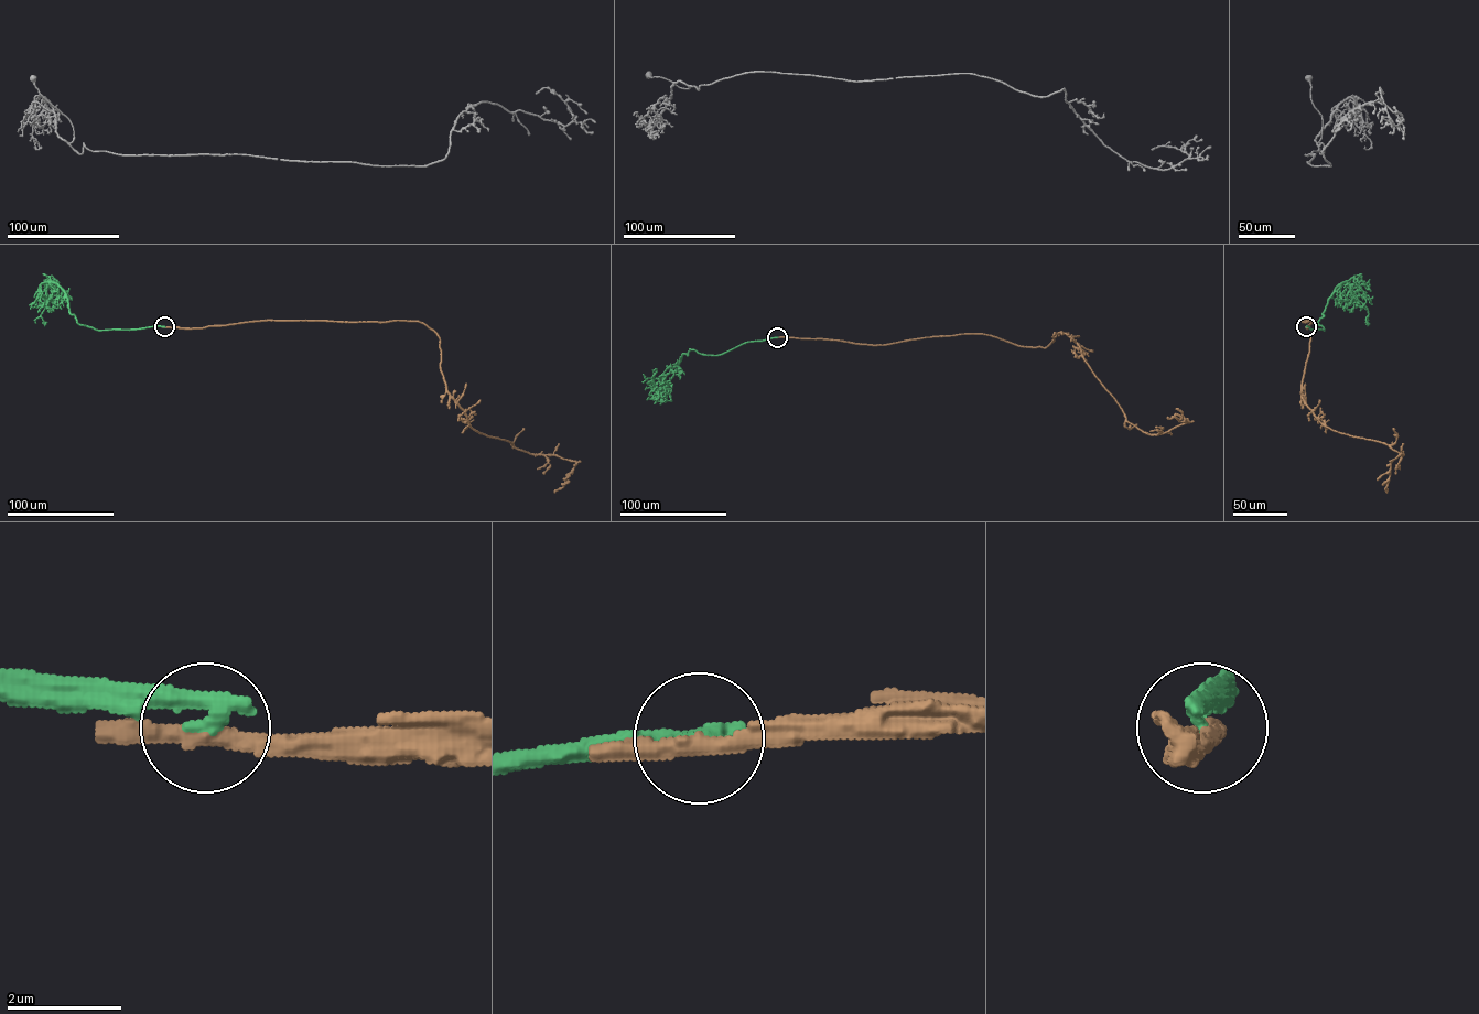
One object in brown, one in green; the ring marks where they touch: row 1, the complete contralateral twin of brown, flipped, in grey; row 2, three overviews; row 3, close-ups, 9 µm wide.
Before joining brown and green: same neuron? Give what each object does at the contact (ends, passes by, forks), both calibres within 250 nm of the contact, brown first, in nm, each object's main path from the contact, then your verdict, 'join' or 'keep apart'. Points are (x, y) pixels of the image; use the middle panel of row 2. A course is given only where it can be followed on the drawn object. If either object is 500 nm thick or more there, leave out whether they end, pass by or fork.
brown passes by | green ends | 320/360 nm | brown via (777, 337), (886, 345), (983, 333), (1046, 347), (1064, 332), (1127, 421), (1159, 434), (1188, 422), (1167, 418) | green via (777, 337), (745, 342), (715, 355), (689, 349), (664, 376), (652, 380), (658, 396), (654, 399), (657, 399) | keep apart

